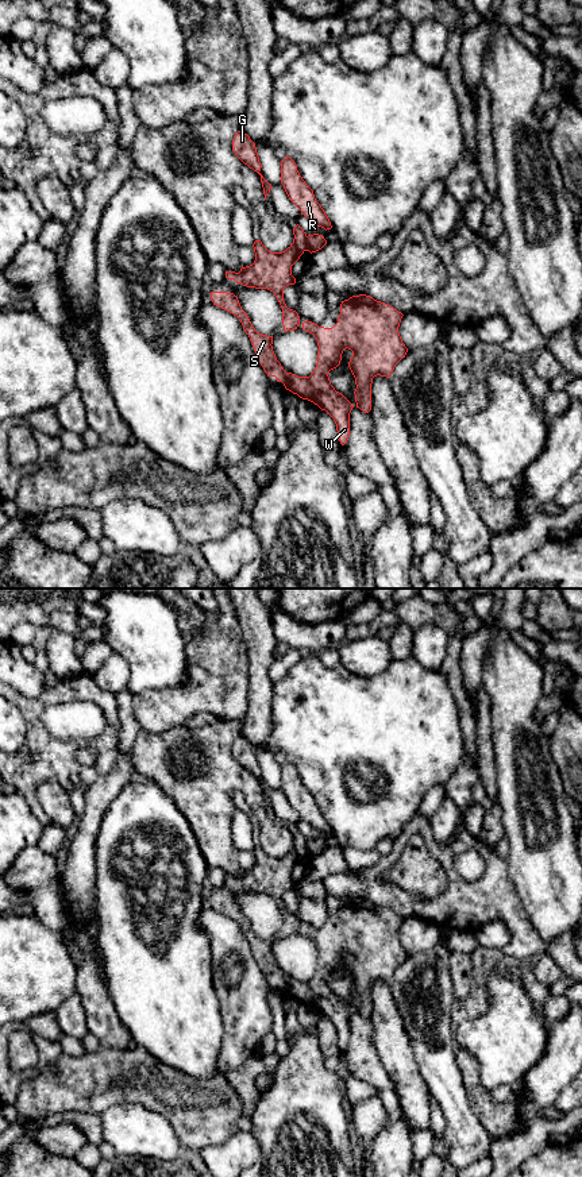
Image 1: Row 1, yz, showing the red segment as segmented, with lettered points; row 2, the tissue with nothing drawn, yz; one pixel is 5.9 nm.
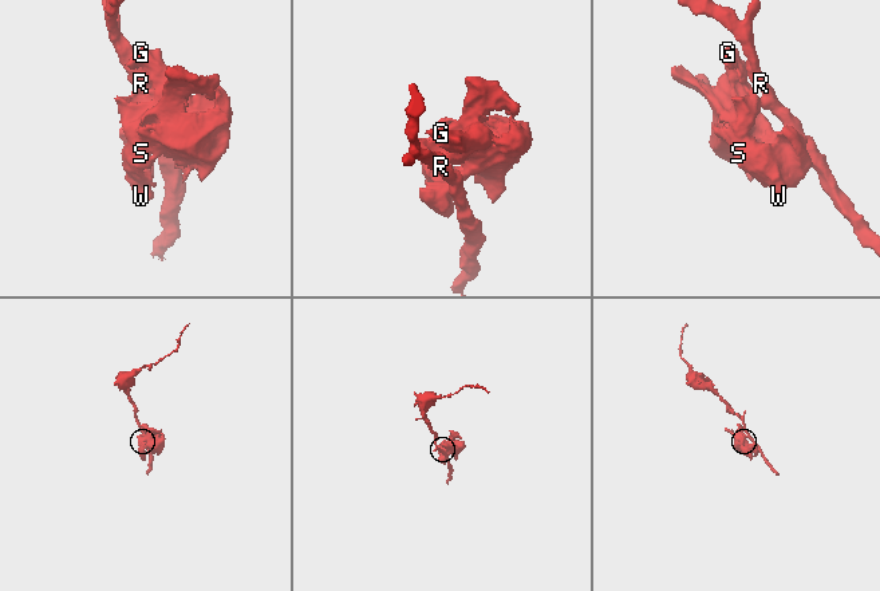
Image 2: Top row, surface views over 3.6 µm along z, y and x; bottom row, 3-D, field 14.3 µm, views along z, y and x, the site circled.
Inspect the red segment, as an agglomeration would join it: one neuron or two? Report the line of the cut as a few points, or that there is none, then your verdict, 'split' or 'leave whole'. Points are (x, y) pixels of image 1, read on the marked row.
yz (305, 236), (309, 250) | split

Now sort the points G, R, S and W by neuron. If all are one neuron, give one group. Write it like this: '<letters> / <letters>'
G S W / R

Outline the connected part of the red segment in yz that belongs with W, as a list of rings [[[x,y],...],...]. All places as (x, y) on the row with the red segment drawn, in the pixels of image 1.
[[[211,292],[211,298],[213,305],[232,313],[240,320],[244,332],[248,335],[253,343],[257,359],[267,377],[275,377],[277,382],[282,382],[286,390],[297,394],[302,400],[313,402],[334,418],[342,445],[344,445],[350,437],[350,413],[354,405],[342,393],[335,390],[335,387],[331,385],[328,374],[340,364],[343,351],[346,348],[352,351],[348,367],[355,378],[356,385],[354,391],[356,402],[355,406],[365,413],[371,410],[373,378],[377,375],[389,378],[396,364],[405,358],[408,352],[408,348],[402,343],[402,339],[398,333],[398,327],[404,314],[393,306],[377,301],[370,296],[352,296],[348,300],[342,301],[338,323],[332,328],[319,327],[317,324],[308,320],[301,324],[302,329],[312,333],[317,340],[319,352],[317,363],[312,374],[309,377],[298,377],[284,370],[273,351],[273,336],[262,335],[255,331],[247,313],[242,309],[238,297],[234,293]]]

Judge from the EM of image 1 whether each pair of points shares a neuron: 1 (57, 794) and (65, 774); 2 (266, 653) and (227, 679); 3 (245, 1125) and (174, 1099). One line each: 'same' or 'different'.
1: different
2: different
3: different

